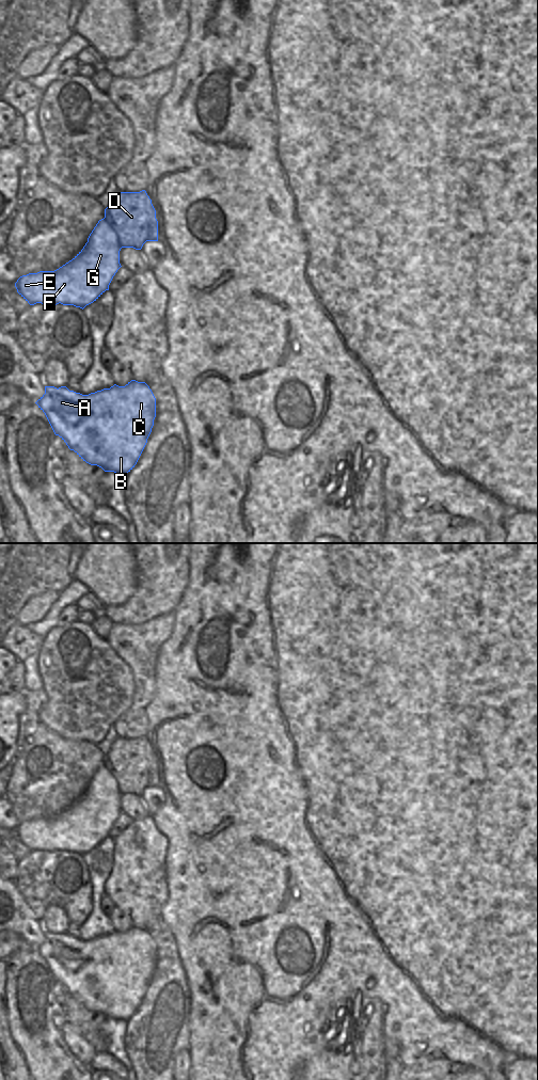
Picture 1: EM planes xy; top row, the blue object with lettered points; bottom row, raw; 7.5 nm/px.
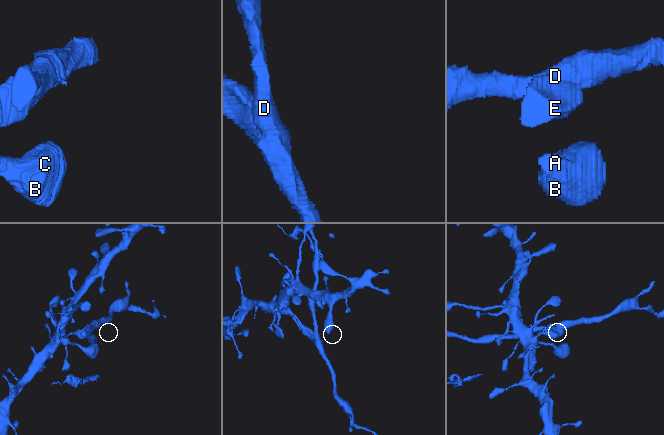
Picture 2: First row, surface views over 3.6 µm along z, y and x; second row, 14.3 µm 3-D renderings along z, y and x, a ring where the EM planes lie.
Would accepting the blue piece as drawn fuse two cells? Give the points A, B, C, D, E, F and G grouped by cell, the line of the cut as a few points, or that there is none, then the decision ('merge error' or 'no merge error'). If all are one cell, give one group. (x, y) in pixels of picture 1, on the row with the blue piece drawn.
groups A B C E F G / D; cut xy (104, 218), (116, 236), (116, 241), (121, 248); merge error

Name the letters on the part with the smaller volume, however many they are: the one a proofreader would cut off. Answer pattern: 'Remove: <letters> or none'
Remove: D.

